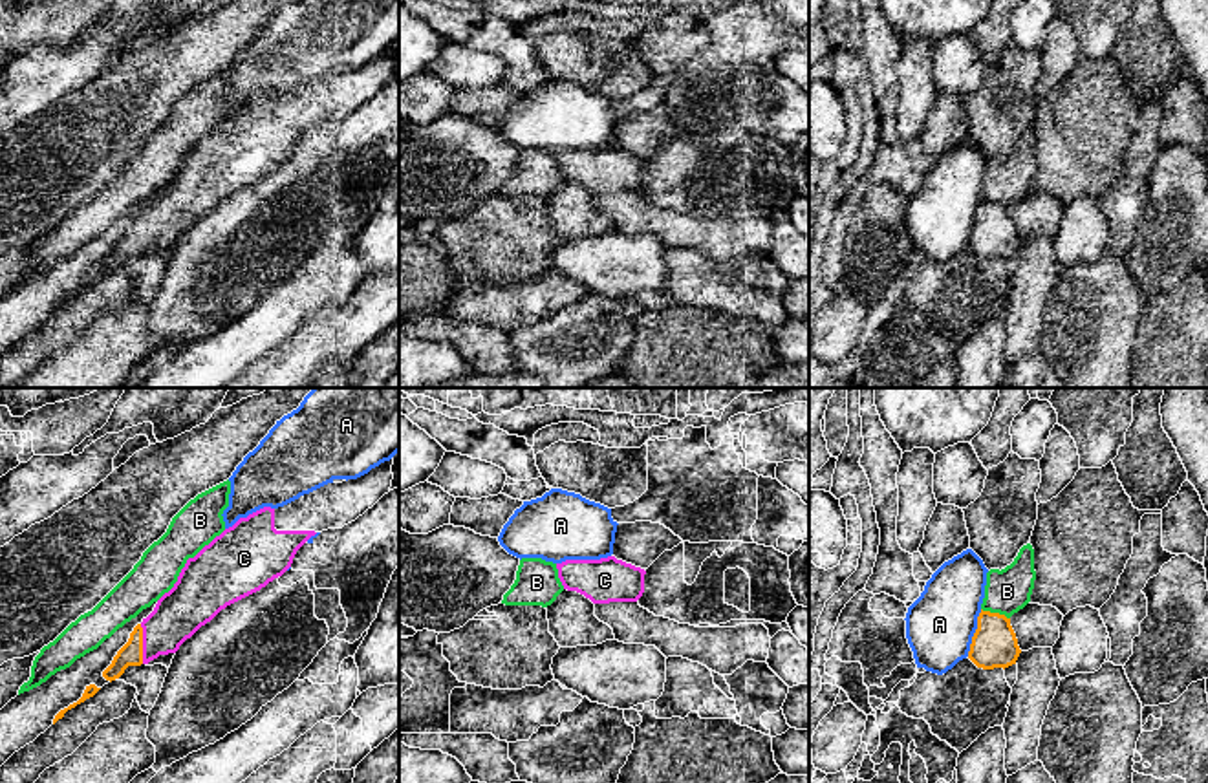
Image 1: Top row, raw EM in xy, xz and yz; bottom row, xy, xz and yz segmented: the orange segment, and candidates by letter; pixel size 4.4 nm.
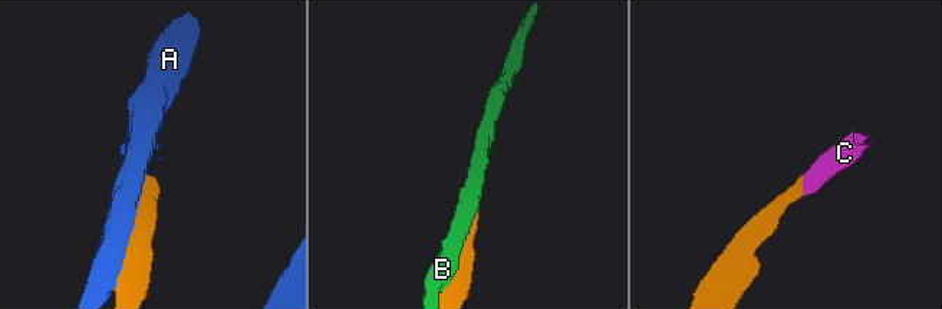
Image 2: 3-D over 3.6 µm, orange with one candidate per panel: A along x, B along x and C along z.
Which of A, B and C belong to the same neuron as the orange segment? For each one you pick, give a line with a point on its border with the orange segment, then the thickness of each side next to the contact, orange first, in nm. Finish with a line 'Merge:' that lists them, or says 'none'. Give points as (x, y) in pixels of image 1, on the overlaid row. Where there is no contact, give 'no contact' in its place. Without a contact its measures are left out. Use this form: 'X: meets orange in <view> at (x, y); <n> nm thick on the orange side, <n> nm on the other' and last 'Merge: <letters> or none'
C: meets orange in xy at (141, 644); 100 nm thick on the orange side, 220 nm on the other
Merge: C

